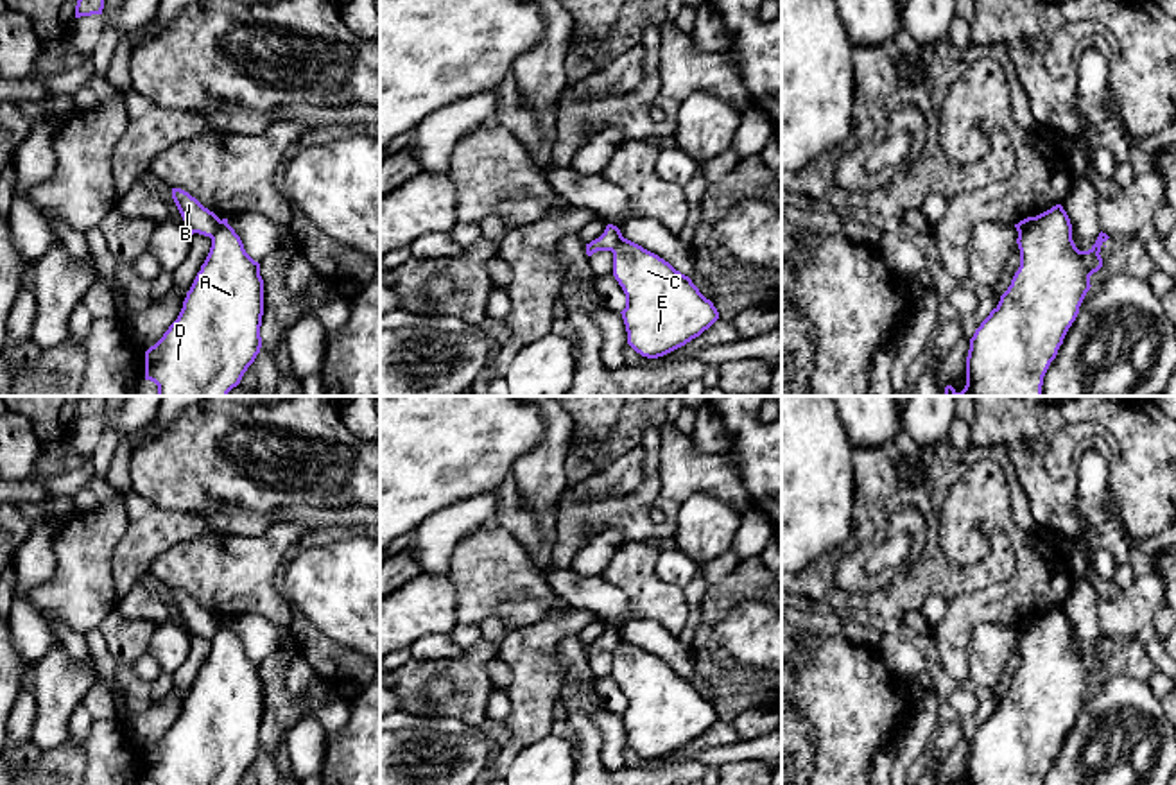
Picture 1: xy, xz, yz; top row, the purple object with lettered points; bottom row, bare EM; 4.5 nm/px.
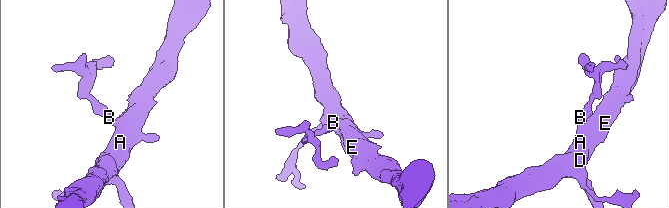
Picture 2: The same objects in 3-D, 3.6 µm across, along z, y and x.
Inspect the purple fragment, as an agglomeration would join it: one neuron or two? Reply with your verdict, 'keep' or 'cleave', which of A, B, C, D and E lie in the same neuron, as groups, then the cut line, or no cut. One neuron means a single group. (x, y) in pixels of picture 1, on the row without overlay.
cleave; A C D E / B; cut in xy along (219, 621), (210, 638)

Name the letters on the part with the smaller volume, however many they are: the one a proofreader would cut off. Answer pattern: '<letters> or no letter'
B

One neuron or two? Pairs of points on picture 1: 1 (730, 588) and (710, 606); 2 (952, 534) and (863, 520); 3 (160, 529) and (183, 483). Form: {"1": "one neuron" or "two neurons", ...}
{"1": "one neuron", "2": "two neurons", "3": "two neurons"}

